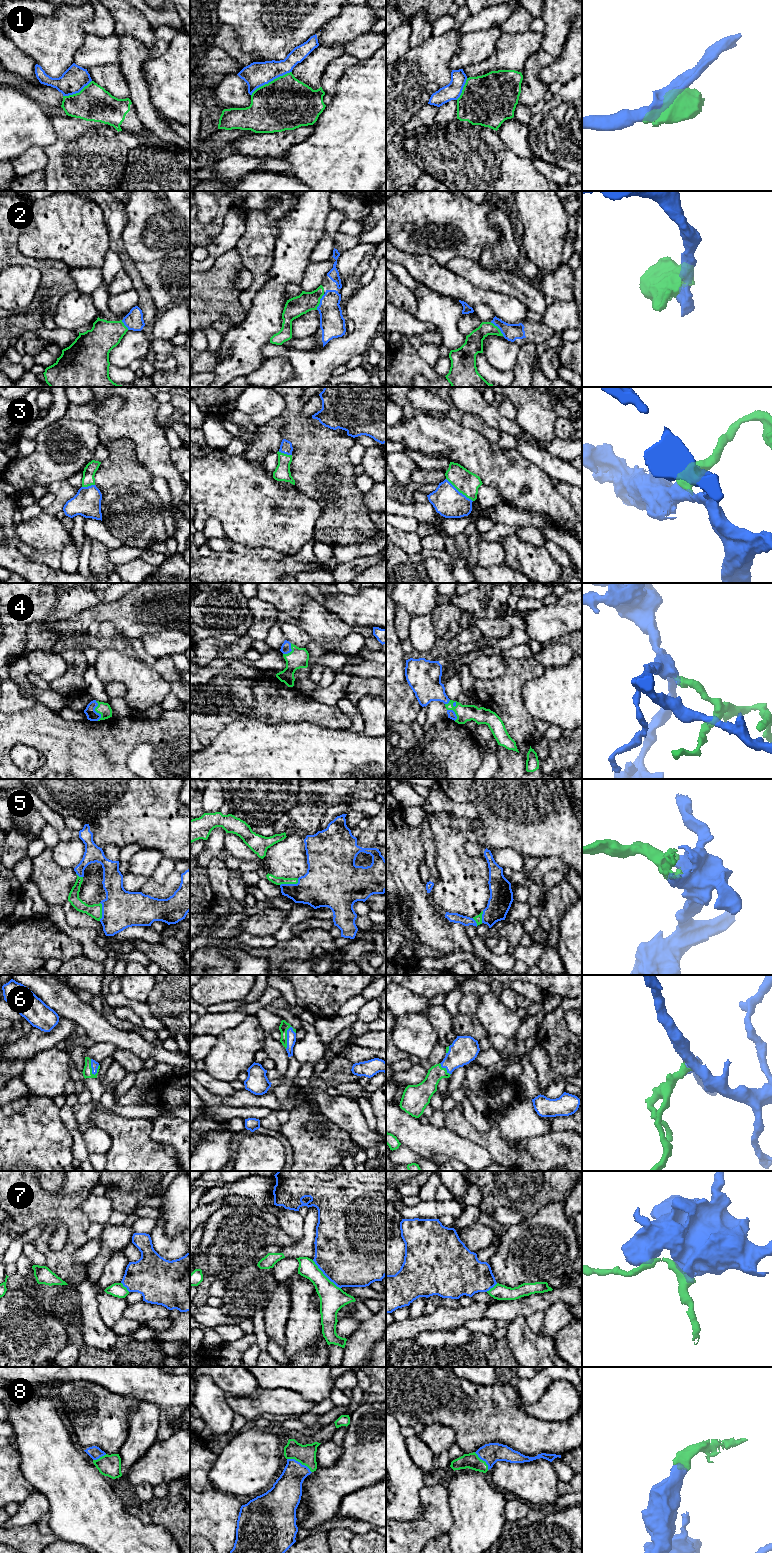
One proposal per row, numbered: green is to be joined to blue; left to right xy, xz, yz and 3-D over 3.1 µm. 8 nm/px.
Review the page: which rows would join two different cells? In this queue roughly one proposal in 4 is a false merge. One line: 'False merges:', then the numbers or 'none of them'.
False merges: 1, 7

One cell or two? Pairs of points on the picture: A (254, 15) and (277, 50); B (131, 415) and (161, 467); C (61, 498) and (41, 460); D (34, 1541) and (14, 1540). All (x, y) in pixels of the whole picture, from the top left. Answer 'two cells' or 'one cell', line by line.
A: one cell
B: one cell
C: two cells
D: one cell

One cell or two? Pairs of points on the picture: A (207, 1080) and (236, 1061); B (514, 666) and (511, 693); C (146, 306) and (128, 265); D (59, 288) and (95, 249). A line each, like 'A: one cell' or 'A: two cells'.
A: two cells
B: one cell
C: one cell
D: two cells

